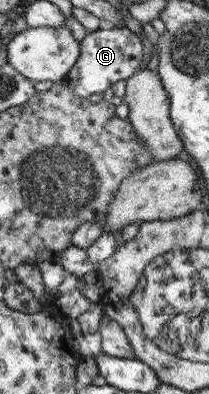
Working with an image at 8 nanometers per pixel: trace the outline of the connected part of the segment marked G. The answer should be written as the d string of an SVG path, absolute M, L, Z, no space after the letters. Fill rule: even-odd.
M125 26L86 33L79 42L79 58L76 58L64 81L79 97L88 98L91 94L105 92L115 82L126 80L136 72L142 58L142 47L138 35L130 32Z

